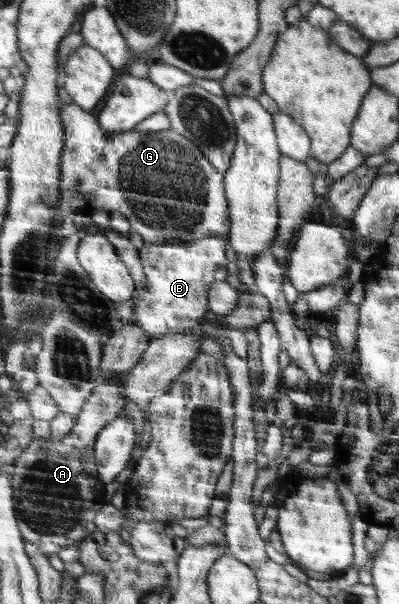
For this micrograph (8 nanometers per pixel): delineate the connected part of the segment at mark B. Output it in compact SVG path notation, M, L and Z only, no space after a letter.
M206 237L191 242L172 242L172 244L146 244L139 249L140 261L146 275L146 292L133 302L133 319L146 333L150 340L160 340L162 337L174 335L174 333L186 333L196 328L202 322L204 313L209 311L208 291L212 283L226 279L226 257L224 257L224 245L227 237Z

